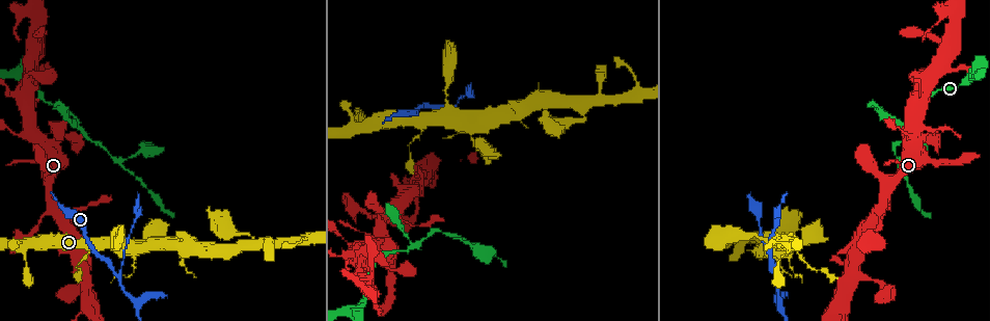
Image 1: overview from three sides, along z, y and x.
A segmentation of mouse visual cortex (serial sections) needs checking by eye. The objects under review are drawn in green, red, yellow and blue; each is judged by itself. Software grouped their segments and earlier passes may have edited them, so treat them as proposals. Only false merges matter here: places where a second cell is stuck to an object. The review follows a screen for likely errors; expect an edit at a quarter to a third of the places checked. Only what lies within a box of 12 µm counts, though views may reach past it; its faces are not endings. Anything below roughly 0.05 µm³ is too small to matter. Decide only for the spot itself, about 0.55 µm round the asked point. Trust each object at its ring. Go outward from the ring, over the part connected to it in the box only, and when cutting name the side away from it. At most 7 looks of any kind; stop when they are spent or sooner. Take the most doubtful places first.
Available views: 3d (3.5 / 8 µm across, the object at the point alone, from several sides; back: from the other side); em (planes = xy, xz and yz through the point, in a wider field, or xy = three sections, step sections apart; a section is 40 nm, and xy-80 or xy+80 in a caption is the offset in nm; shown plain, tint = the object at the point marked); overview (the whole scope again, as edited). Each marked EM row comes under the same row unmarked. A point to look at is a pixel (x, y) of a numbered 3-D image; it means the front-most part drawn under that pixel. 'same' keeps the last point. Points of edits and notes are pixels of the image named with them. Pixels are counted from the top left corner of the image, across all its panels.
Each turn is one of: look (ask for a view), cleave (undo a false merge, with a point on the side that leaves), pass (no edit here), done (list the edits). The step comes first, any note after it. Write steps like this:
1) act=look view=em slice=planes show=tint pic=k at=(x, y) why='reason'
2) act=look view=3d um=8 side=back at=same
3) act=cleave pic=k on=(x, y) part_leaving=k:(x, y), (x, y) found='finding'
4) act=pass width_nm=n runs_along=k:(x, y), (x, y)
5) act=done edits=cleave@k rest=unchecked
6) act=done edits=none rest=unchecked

act=look view=3d um=3.5 pic=1 at=(118, 276) why='three-way junction'

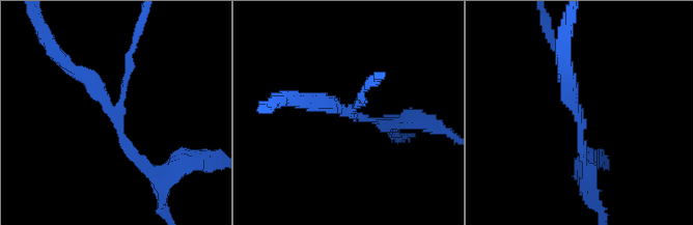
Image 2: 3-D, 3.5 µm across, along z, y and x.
act=look view=em slice=xy step=2 show=tint pic=2 at=(112, 109) arms=3 arm_widths_nm=150,150,200

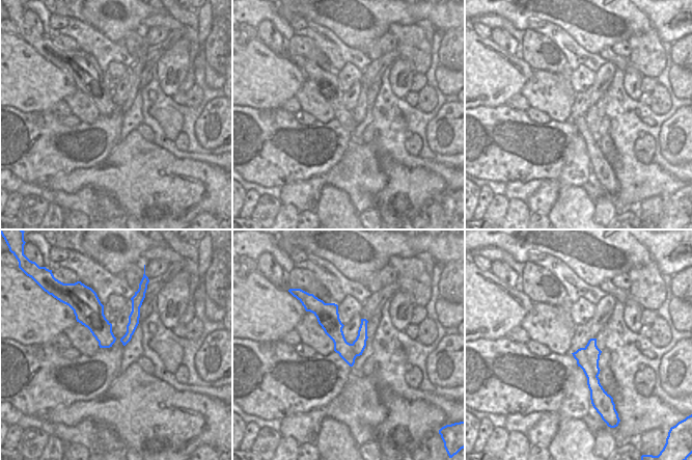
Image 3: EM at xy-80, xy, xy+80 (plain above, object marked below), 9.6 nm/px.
act=cleave pic=2 on=(128, 72) width_nm=190 border=3:(584, 348), (589, 363), (597, 376) found='two cells meet here'

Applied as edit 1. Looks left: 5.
act=look view=3d um=3.5 pic=1 at=(411, 248) why='arms part here'

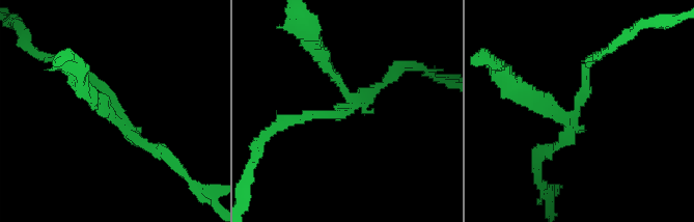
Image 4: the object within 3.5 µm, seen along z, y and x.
act=look view=em slice=xy step=3 show=tint pic=4 at=(578, 111)

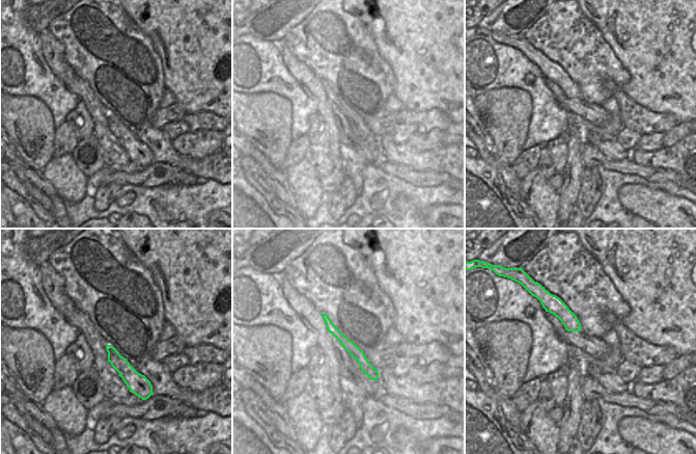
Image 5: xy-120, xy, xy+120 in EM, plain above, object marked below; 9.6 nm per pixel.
act=pass arm_widths_nm=150,150,200 runs_along=5:(326, 318), (373, 377) found='one cell here'

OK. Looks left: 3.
act=look view=3d um=8 pic=1 at=(452, 236) why='side arm on a straight run'

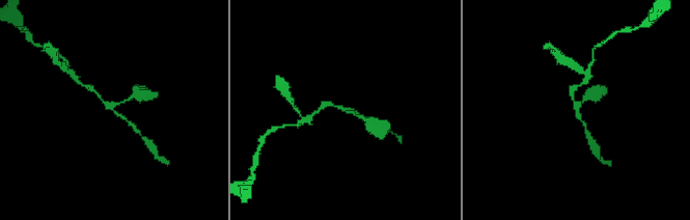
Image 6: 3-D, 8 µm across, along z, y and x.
act=look view=em slice=xy step=3 show=tint pic=6 at=(112, 107) arms=3 arm_widths_nm=100,150,150

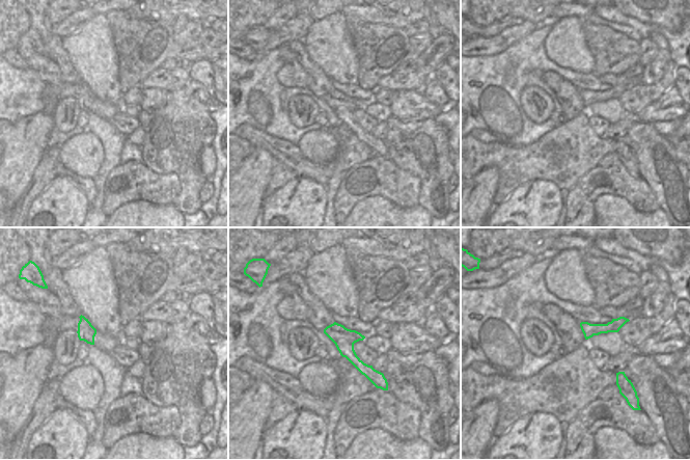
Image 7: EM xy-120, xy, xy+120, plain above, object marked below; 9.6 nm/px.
act=cleave pic=6 on=(588, 97) width_nm=200 part_leaving=6:(113, 105), (136, 93), (153, 94) found='two cells meet here'

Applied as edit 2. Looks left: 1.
act=done edits=cleave@2,cleave@6 rest=unchecked

